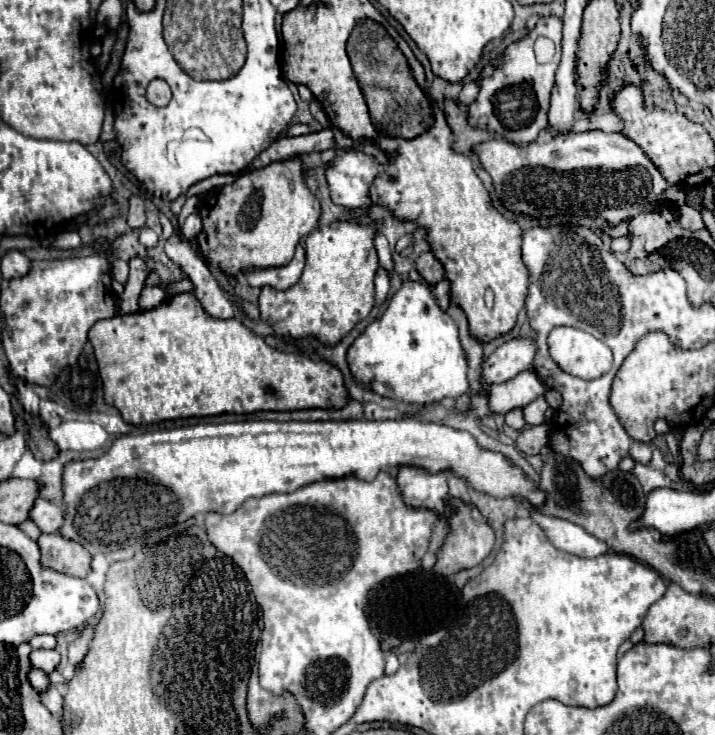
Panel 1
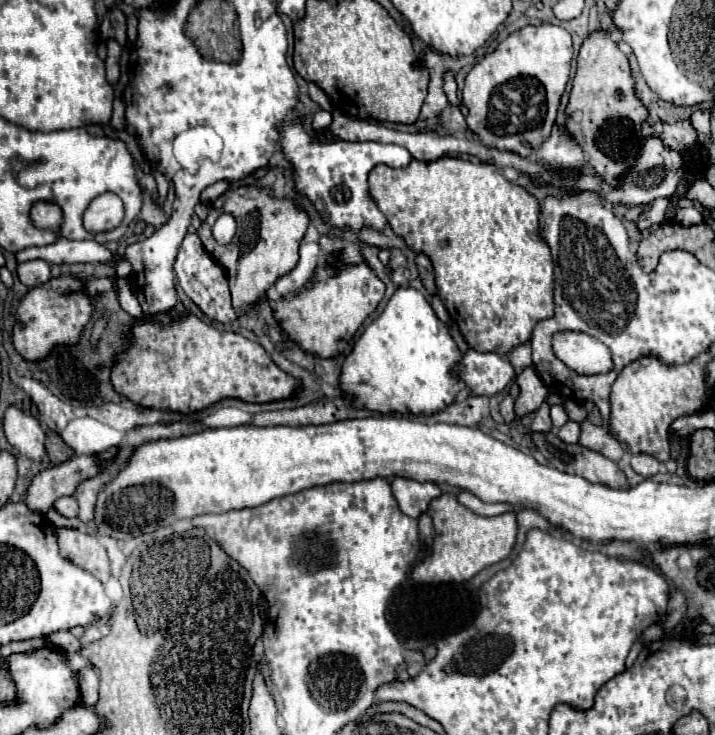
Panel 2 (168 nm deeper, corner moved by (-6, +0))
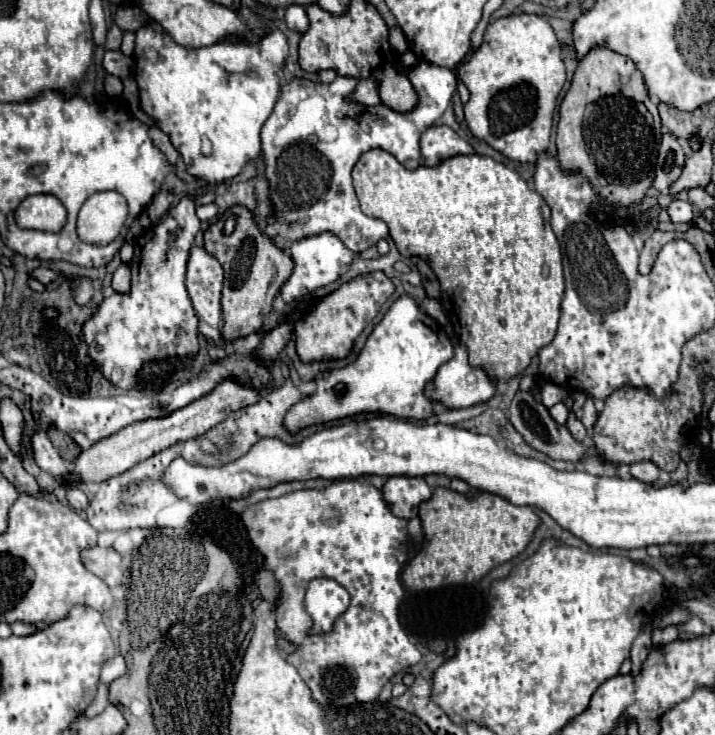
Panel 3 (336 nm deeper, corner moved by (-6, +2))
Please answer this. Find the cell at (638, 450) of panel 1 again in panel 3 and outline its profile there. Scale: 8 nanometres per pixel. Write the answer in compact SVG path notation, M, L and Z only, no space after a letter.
M636 462L630 466L630 474L634 478L638 478L640 482L650 482L654 484L658 480L658 474L660 474L660 468L652 462Z

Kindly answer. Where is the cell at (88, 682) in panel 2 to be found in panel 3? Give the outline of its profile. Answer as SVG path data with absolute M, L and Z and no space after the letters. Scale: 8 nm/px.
M104 684L98 686L98 694L94 698L94 702L88 706L88 710L84 712L86 718L92 718L92 716L98 716L104 708L108 706L108 688Z

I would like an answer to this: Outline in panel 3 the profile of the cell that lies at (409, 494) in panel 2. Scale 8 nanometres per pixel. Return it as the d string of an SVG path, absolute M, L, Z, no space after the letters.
M390 476L382 488L382 494L392 514L404 520L418 516L418 506L432 496L424 478L410 476Z

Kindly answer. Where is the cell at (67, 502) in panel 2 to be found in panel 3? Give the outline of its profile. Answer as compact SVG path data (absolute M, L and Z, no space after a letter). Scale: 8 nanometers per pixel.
M70 488L66 498L74 510L86 510L86 506L88 506L88 498L80 488Z

